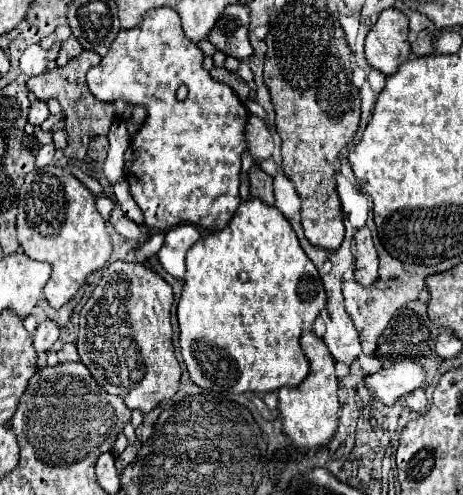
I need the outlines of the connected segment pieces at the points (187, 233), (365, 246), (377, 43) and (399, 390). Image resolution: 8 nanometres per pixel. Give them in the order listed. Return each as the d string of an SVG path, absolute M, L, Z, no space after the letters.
M180 224L166 232L164 246L156 256L168 274L172 274L178 280L184 280L186 276L184 256L196 244L198 238L200 238L200 232L192 224Z
M360 228L354 236L356 242L356 270L354 278L362 286L374 286L378 280L378 256L368 228Z
M386 8L380 12L378 22L366 36L364 54L372 68L386 76L394 74L400 64L410 58L408 18L396 8Z
M410 360L398 362L390 368L382 368L372 376L366 376L364 384L378 402L394 406L398 398L424 386L424 368Z

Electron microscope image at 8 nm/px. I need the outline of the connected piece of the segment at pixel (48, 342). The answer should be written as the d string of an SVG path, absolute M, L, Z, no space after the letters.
M46 320L46 322L38 324L38 328L36 328L36 332L34 332L34 348L36 348L38 352L50 350L52 344L58 340L58 334L60 334L60 330L58 330L56 322Z

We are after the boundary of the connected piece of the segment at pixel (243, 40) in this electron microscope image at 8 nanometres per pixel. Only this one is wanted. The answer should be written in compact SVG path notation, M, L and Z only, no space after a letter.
M236 4L228 6L224 14L220 16L220 22L212 28L212 34L208 40L226 56L246 60L254 54L254 48L248 38L248 28L250 28L250 8Z

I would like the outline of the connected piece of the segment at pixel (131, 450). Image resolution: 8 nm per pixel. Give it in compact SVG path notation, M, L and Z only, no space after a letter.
M136 440L134 444L130 444L122 454L118 454L116 456L116 468L118 468L118 472L124 468L124 466L128 466L134 458L136 458L136 454L138 454L138 450L140 450L140 440Z

